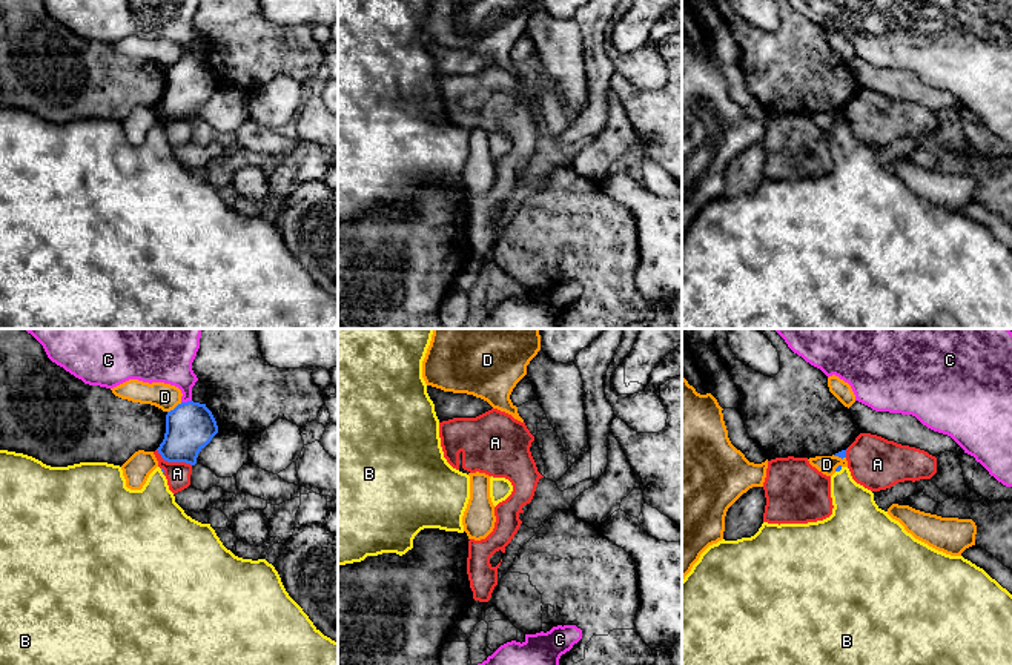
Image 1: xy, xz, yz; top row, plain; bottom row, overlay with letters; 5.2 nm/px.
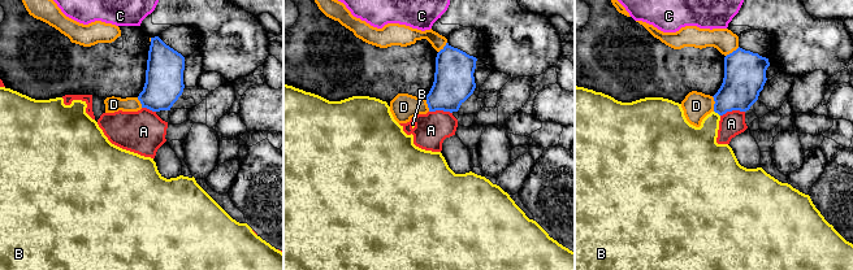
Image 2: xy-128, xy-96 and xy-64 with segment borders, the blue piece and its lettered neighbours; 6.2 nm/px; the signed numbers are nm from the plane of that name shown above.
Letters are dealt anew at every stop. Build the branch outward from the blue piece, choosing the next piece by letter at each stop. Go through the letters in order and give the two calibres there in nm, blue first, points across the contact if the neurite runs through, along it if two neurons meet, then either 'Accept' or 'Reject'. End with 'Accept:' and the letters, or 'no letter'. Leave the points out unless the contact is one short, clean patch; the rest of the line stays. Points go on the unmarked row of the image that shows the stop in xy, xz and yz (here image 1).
A: Thickness 260 nm (blue) against 130 nm. Boundary: xy (157, 105), (165, 115), (185, 117), (191, 122). Reject
B: Thickness 20 nm (blue) against 240 nm. Path across: yz (839, 123), (839, 126), (856, 171). Accept
C: Thickness 260 nm (blue) against 200 nm. Reject
D: Thickness 260 nm (blue) against 140 nm. Reject
Accept: B

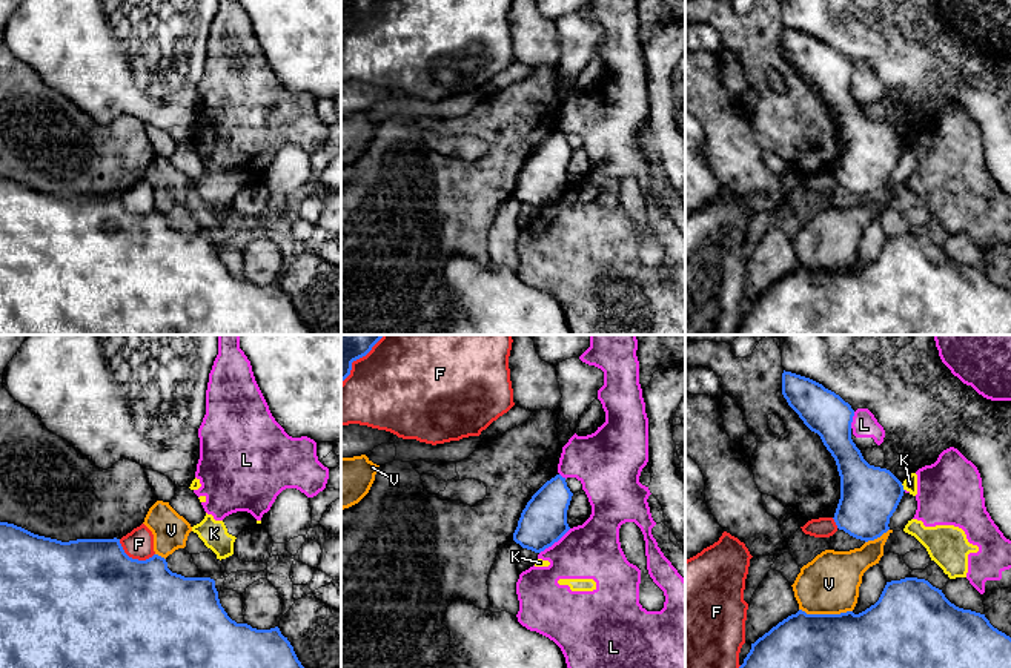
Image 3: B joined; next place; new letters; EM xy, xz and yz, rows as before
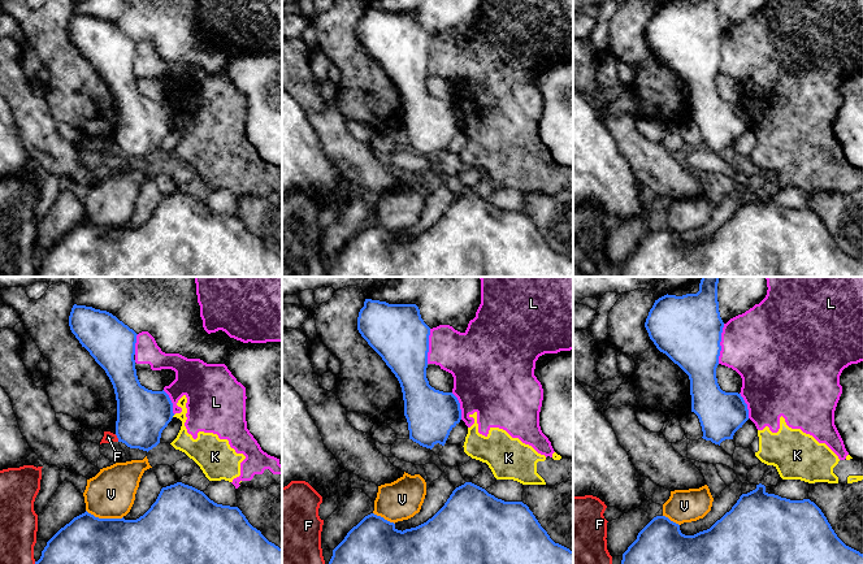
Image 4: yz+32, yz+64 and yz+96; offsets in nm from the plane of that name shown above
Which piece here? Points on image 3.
F: Thickness 500 nm (blue) against 160 nm. Reject
K: Thickness 300 nm (blue) against 80 nm. Boundary: yz (901, 140), (904, 146). Reject
L: Thickness 240 nm (blue) against 300 nm. Reject
V: Thickness 500 nm (blue) against 300 nm. Reject
Accept: no letter

